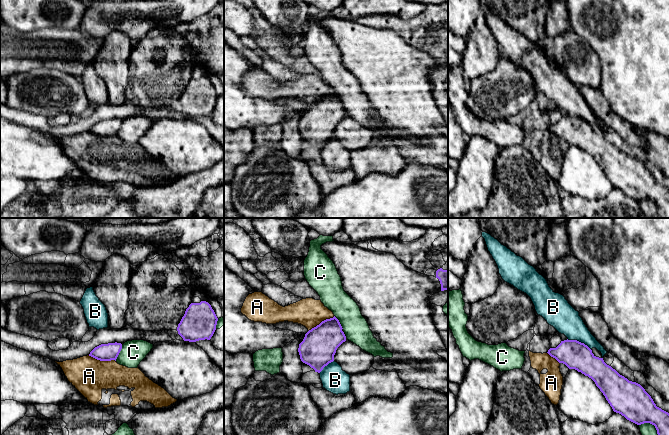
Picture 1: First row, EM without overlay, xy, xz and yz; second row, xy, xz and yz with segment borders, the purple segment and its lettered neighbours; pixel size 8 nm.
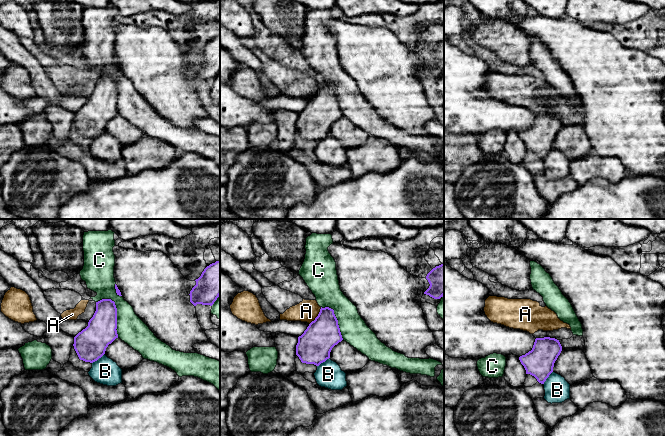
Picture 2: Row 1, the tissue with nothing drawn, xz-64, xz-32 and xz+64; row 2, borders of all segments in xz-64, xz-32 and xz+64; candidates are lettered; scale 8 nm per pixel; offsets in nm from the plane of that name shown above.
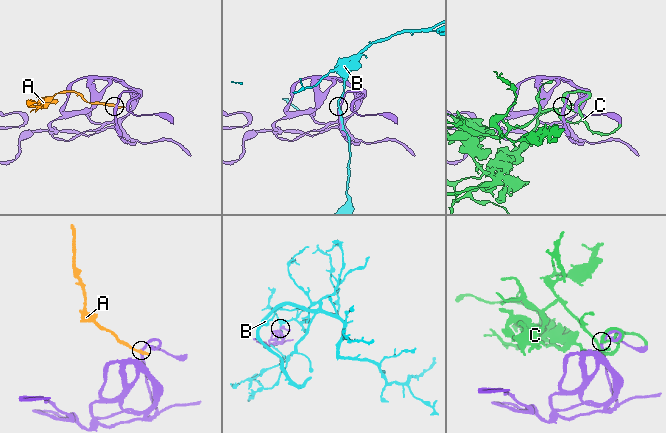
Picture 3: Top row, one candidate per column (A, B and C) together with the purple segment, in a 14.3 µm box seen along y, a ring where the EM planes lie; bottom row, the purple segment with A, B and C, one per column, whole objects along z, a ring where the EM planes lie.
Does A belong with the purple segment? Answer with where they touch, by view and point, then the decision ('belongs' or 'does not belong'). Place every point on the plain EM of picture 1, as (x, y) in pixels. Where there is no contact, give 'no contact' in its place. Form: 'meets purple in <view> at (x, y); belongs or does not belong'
meets purple in xy at (102, 136); does not belong

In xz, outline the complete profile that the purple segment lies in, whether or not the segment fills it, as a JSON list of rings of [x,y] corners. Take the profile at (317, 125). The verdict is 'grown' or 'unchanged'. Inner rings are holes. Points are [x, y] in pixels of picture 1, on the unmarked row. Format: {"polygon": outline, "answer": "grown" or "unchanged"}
{"polygon": [[[334,92],[309,106],[299,120],[301,137],[320,149],[334,137],[337,124],[346,117],[342,105],[339,96]]], "answer": "unchanged"}

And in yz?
{"polygon": [[[567,115],[547,129],[569,145],[591,154],[614,188],[637,201],[654,201],[659,216],[669,218],[669,189],[657,183],[640,160],[620,151],[603,134],[596,133],[587,121]]], "answer": "unchanged"}

